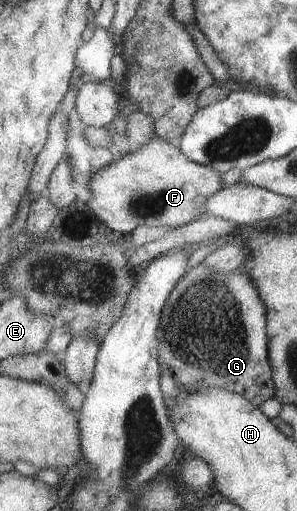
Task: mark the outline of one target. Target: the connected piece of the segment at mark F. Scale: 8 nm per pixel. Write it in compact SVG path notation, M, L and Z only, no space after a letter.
M156 137L140 150L132 150L131 153L119 156L119 158L120 160L98 170L89 185L92 197L94 197L94 203L90 203L90 207L108 227L120 233L131 232L138 225L168 225L174 228L185 226L204 216L205 206L209 199L228 186L223 185L222 173L213 167L196 163L175 142L164 140L162 137Z

